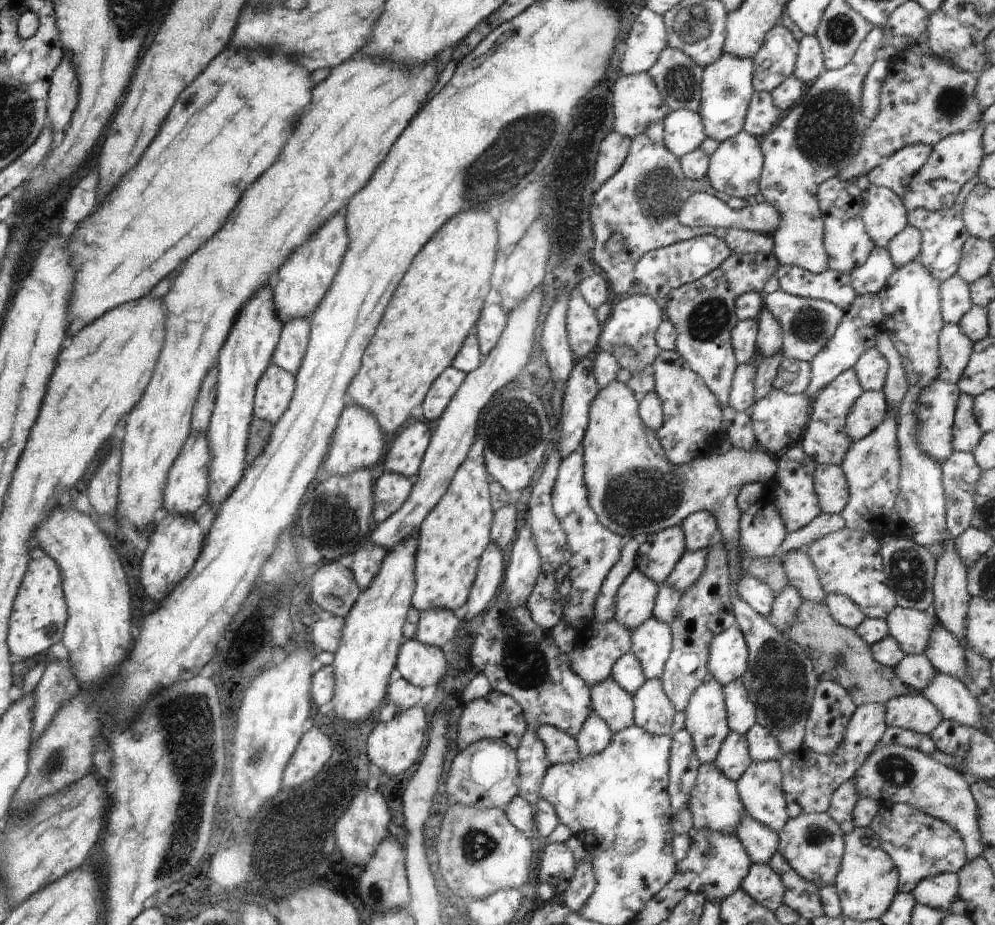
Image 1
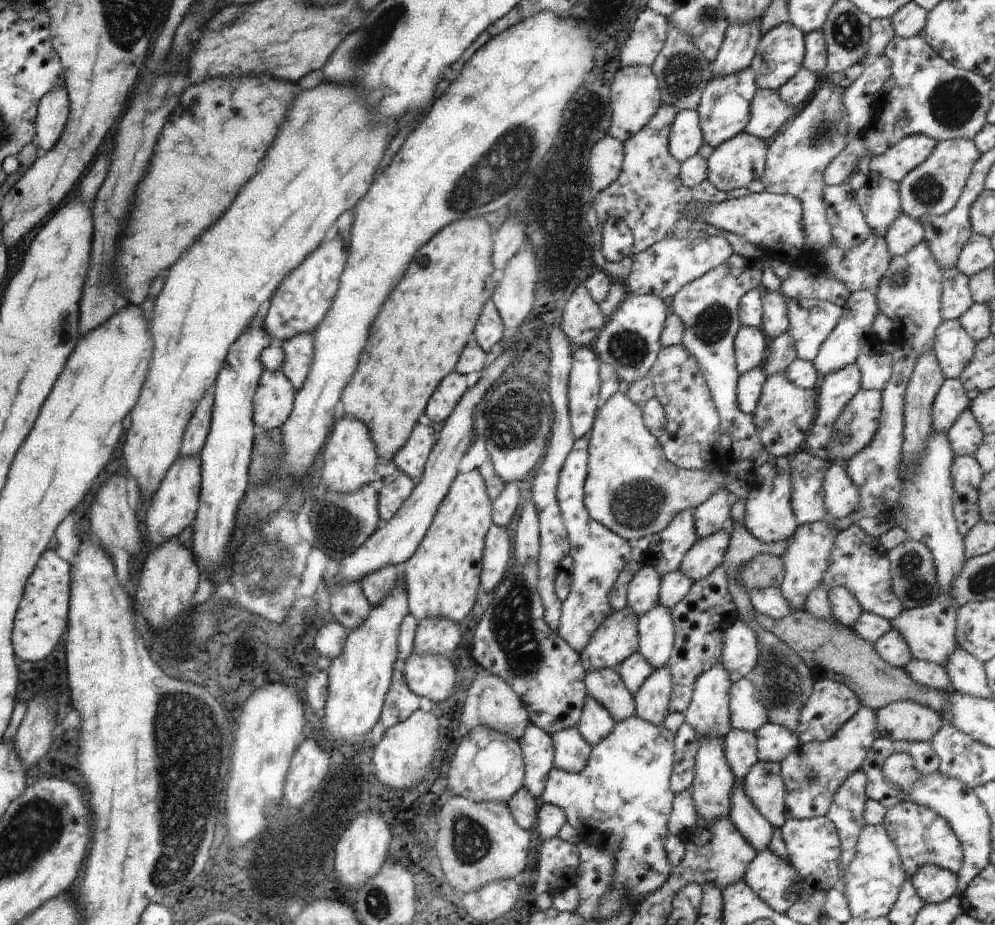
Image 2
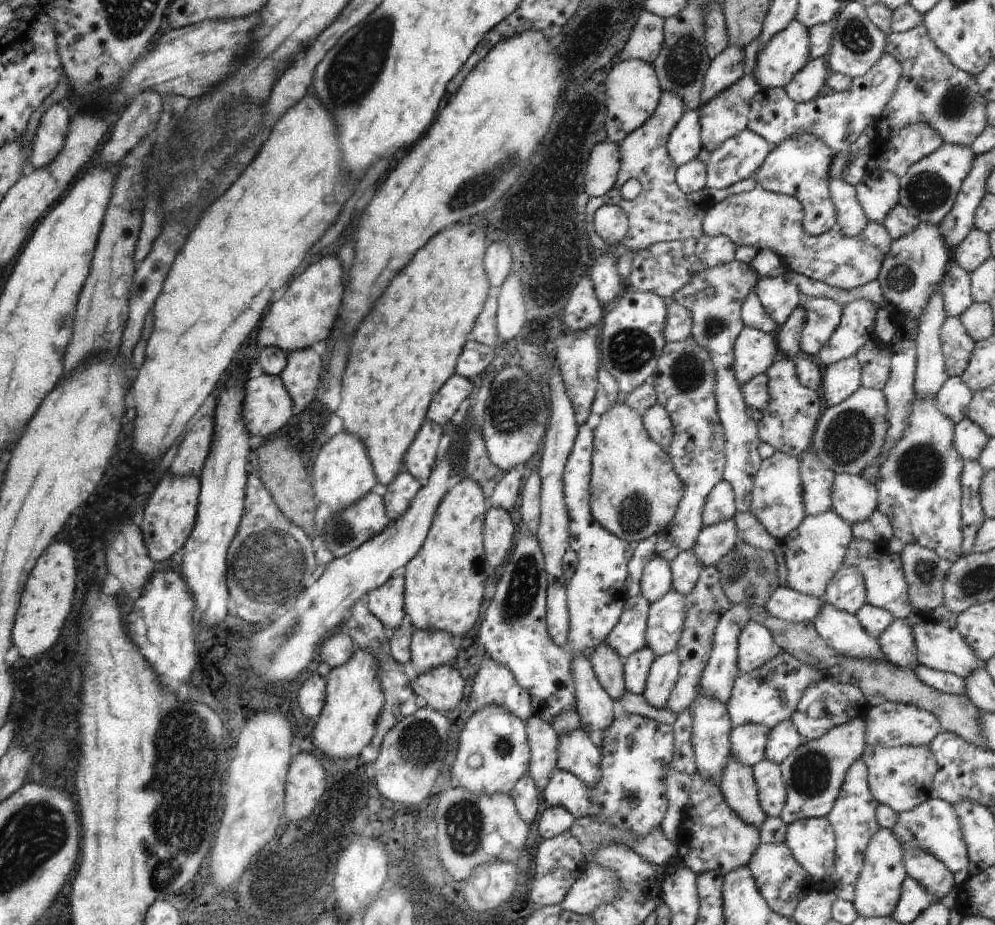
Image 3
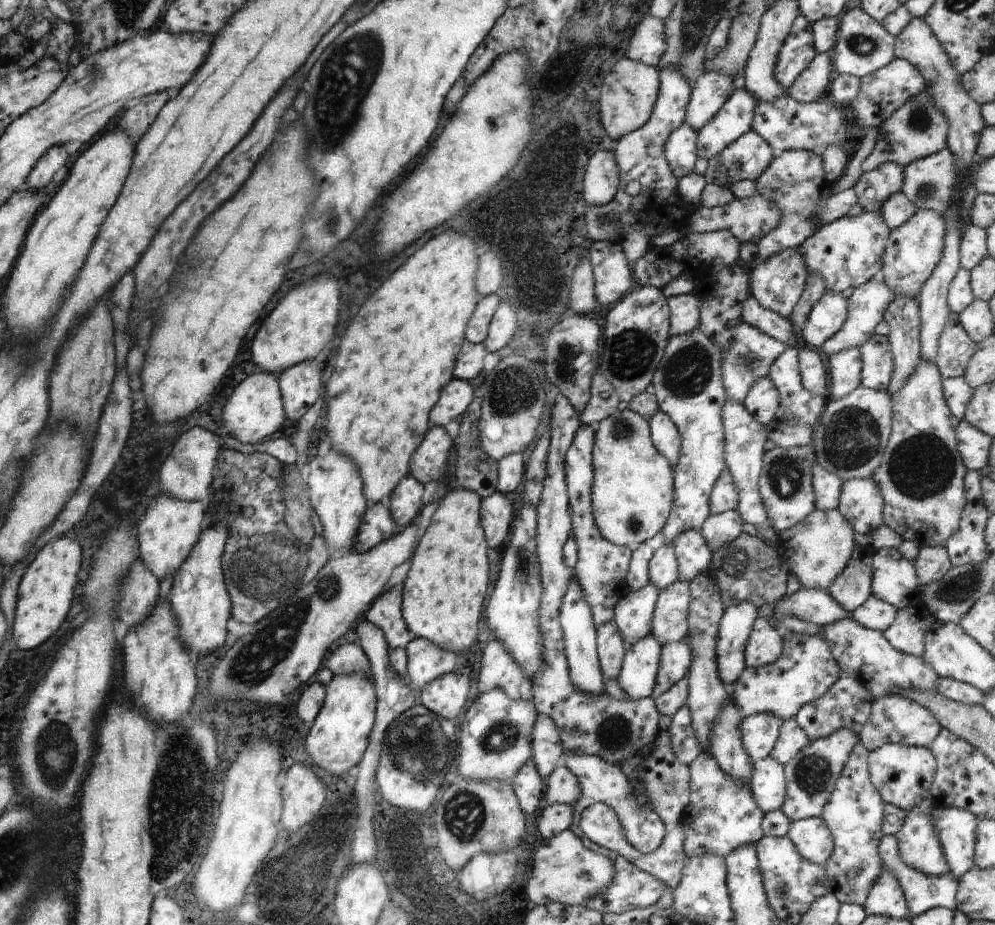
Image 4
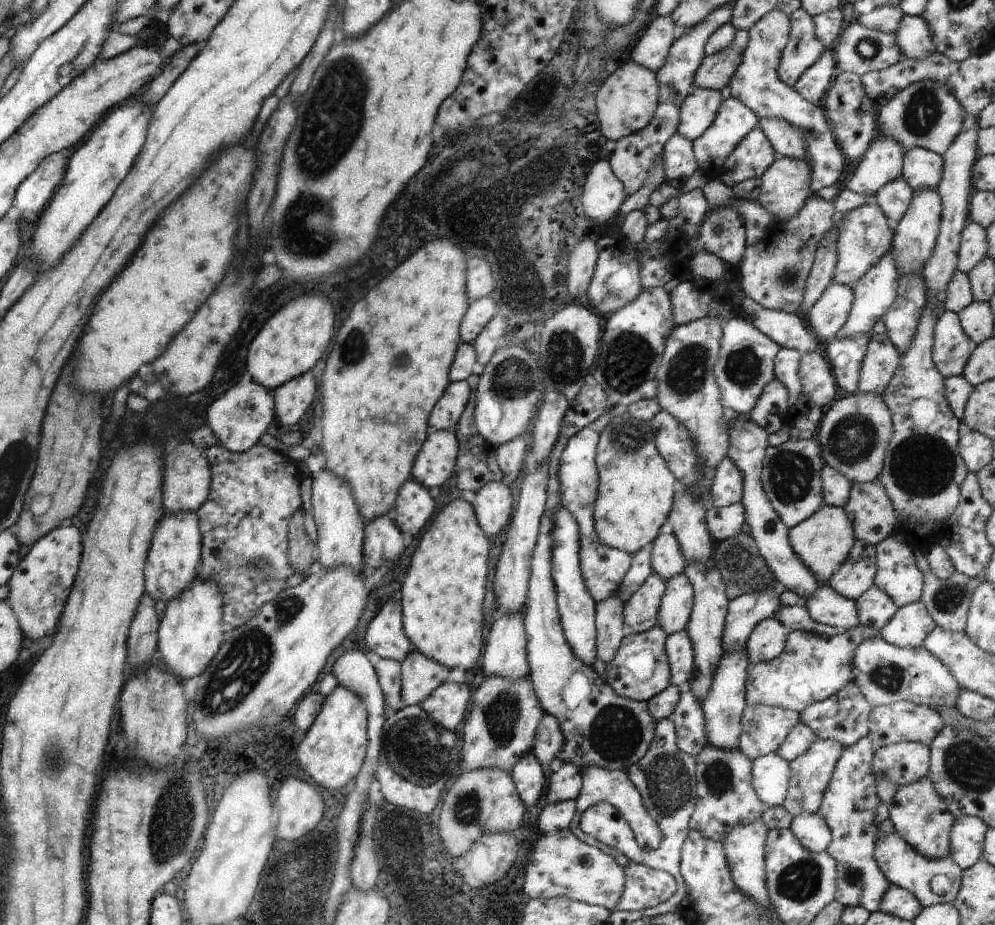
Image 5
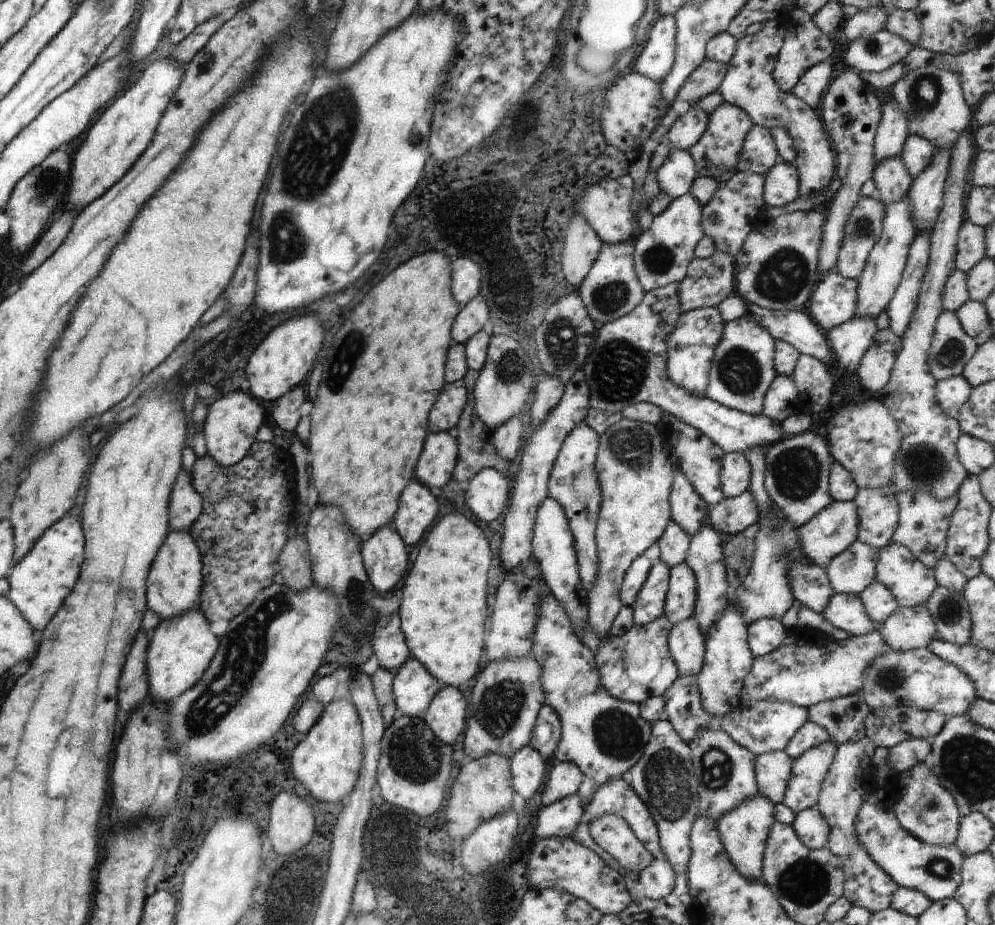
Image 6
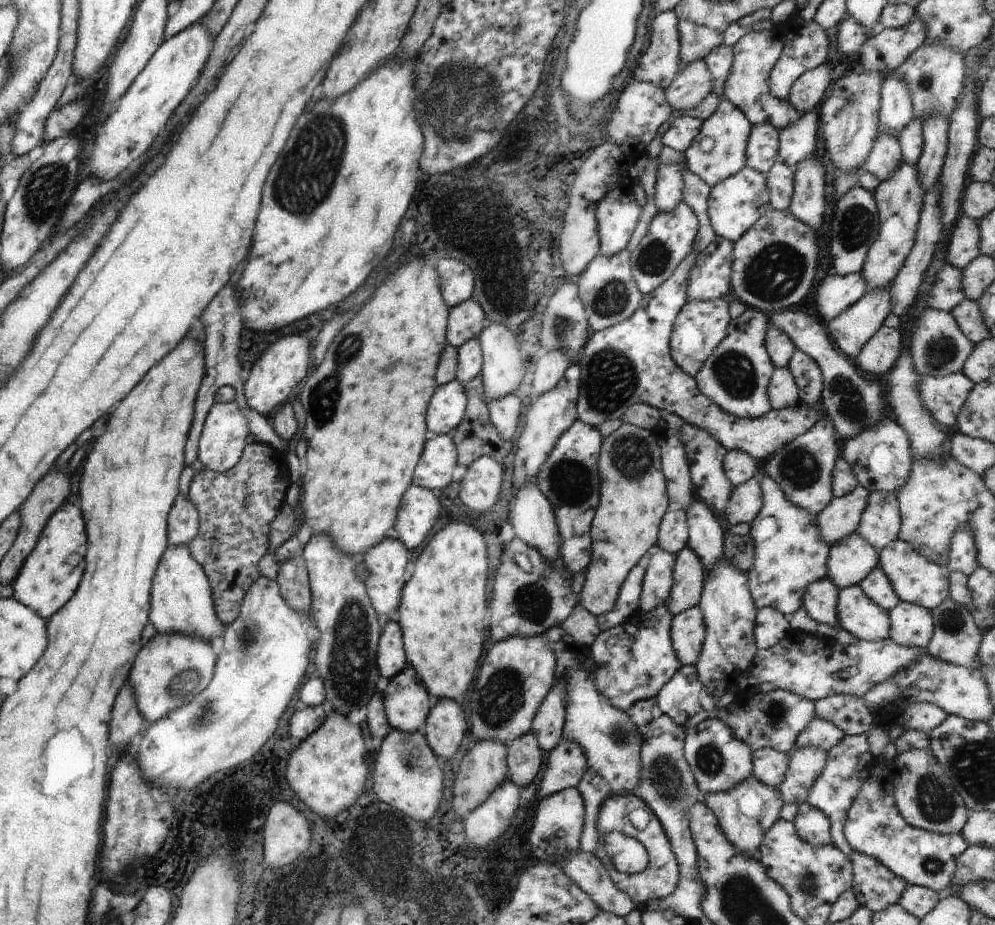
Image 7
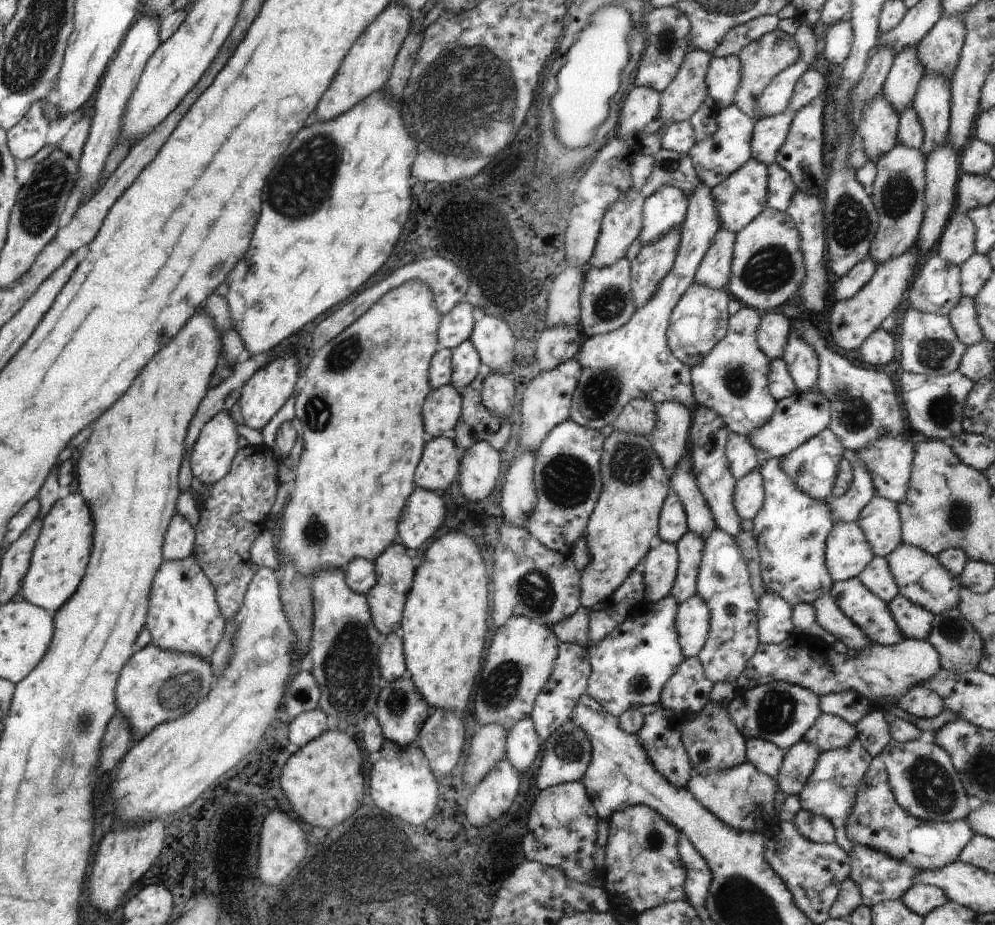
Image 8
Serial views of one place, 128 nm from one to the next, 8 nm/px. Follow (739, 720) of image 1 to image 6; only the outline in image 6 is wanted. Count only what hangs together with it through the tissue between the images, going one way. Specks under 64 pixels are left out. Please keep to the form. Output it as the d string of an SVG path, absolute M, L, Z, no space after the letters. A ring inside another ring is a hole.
M794 627L787 630L785 638L773 652L753 657L749 672L743 678L739 699L742 704L770 700L808 709L818 702L859 693L861 678L869 662L881 654L887 654L889 650L878 629L836 641L829 640L818 631Z

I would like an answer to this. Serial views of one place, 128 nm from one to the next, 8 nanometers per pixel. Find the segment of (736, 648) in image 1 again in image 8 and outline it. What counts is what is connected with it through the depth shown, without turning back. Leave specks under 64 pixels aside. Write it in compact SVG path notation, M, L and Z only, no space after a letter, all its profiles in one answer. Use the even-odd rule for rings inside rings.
M764 592L758 598L756 633L759 643L776 645L792 633L791 610L777 594Z

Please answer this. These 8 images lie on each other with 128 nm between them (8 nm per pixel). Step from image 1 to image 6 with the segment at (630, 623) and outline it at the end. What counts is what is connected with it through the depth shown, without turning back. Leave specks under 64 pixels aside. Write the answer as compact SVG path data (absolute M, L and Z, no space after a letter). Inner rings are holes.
M669 519L663 534L656 540L659 548L659 562L663 562L669 568L681 564L686 558L689 539L689 536Z

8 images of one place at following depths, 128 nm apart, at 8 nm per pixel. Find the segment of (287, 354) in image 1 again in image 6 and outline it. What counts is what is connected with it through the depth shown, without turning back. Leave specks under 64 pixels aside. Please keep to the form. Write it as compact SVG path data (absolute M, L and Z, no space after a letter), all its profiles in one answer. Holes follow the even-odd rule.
M297 384L289 392L282 394L275 402L269 404L267 414L271 415L274 426L285 432L293 432L300 418L297 409L307 399L307 387L304 384Z

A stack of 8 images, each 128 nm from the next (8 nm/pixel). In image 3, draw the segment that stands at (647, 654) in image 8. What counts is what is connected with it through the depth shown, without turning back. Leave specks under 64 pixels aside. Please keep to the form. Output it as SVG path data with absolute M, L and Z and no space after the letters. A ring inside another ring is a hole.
M641 647L639 650L633 651L633 654L621 659L625 691L641 695L653 659L654 656L647 650L647 647Z

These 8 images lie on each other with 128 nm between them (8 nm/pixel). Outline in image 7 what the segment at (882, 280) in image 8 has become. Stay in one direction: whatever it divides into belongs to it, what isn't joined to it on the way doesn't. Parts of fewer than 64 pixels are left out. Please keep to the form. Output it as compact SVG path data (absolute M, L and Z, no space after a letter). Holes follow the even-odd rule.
M873 288L863 293L853 306L824 324L830 340L851 361L891 312L889 288Z

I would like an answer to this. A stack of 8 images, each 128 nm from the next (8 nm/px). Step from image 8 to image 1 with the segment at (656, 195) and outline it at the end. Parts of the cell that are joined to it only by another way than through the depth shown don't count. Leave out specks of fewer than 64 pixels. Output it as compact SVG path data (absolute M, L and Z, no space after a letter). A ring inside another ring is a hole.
M690 110L670 111L662 125L663 146L678 159L699 148L706 138L699 115Z

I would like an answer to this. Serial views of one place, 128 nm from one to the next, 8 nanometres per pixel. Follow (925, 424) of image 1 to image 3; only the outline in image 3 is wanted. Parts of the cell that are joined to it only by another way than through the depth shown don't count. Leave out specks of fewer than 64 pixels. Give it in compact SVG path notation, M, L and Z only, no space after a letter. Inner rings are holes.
M947 377L934 397L941 414L955 424L966 417L972 392L965 386L961 377Z

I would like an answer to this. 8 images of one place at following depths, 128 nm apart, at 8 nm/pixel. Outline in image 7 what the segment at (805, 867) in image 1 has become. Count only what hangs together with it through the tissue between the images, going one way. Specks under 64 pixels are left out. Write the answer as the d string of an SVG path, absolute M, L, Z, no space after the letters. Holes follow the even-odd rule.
M807 803L798 804L792 820L797 836L811 846L829 845L831 835L827 817Z

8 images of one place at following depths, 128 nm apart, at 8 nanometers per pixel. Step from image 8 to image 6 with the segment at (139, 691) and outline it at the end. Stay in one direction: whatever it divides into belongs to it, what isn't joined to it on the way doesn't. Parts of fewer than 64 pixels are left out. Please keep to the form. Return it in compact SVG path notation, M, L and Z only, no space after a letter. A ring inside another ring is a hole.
M198 606L160 620L149 634L147 654L145 654L145 672L147 672L148 694L157 702L168 704L181 692L192 688L203 676L203 672L218 647L218 639L209 630L210 621L203 616Z

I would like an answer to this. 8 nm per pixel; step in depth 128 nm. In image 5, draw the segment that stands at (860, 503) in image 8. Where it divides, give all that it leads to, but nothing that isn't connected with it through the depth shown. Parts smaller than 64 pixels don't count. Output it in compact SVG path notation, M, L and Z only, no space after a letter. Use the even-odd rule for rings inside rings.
M823 505L817 512L813 512L809 518L787 530L789 548L797 555L799 562L817 578L817 582L827 585L827 580L841 562L847 558L849 549L854 541L853 528L849 517L843 507Z

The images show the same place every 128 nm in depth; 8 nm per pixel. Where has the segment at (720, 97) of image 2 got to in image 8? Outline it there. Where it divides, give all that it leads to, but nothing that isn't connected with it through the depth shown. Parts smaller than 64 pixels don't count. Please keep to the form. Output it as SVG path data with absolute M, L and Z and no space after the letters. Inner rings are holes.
M733 104L715 109L713 120L717 122L717 130L714 131L714 134L711 134L705 140L701 140L701 142L694 142L687 152L697 178L709 188L723 182L729 174L733 174L734 170L741 168L750 159L750 140L754 126L754 120L745 116Z

